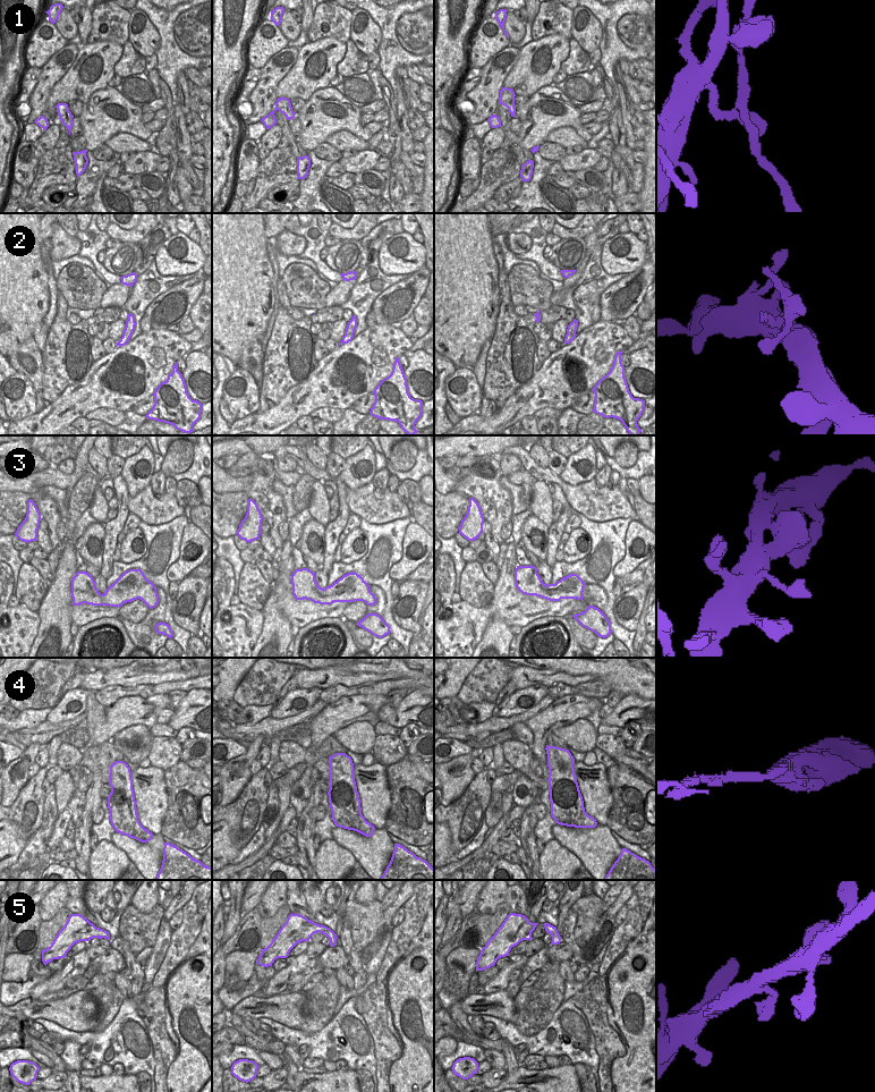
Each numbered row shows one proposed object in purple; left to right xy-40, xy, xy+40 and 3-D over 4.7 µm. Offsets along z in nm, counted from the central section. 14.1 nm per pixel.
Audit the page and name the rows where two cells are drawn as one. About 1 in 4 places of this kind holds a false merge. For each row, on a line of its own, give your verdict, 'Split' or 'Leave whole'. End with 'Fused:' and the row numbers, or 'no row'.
1: Leave whole
2: Leave whole
3: Leave whole
4: Leave whole
5: Leave whole
Fused: no row.

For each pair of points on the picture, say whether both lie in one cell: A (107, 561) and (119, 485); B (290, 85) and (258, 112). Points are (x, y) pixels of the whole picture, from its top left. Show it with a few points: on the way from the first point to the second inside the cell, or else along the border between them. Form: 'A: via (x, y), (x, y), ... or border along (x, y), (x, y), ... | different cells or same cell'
A: via (110, 542), (111, 530), (121, 516), (122, 505) | same cell
B: border along (287, 72), (277, 86), (277, 99) | different cells

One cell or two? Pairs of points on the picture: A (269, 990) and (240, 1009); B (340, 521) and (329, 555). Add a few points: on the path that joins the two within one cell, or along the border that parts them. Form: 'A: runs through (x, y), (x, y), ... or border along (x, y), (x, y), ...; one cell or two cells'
A: border along (254, 995), (262, 997); two cells
B: runs through (334, 528), (331, 534), (330, 547); one cell

